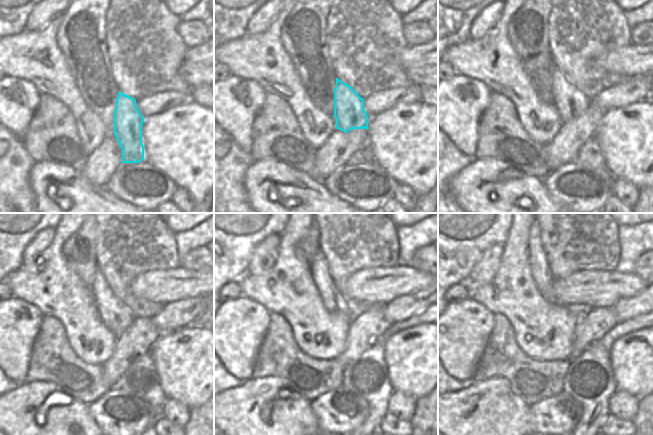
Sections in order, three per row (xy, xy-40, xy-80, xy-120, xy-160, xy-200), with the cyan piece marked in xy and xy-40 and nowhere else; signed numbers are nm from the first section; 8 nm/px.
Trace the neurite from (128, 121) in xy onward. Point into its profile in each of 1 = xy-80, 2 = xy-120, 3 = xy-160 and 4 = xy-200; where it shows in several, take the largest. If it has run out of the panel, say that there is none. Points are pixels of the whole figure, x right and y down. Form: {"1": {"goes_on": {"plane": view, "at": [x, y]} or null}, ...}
{"1": {"goes_on": {"plane": "xy-80", "at": [570, 102]}}, "2": {"goes_on": {"plane": "xy-120", "at": [114, 314]}}, "3": {"goes_on": {"plane": "xy-160", "at": [332, 298]}}, "4": {"goes_on": {"plane": "xy-200", "at": [540, 269]}}}

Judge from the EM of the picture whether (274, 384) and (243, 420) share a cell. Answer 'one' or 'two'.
one

